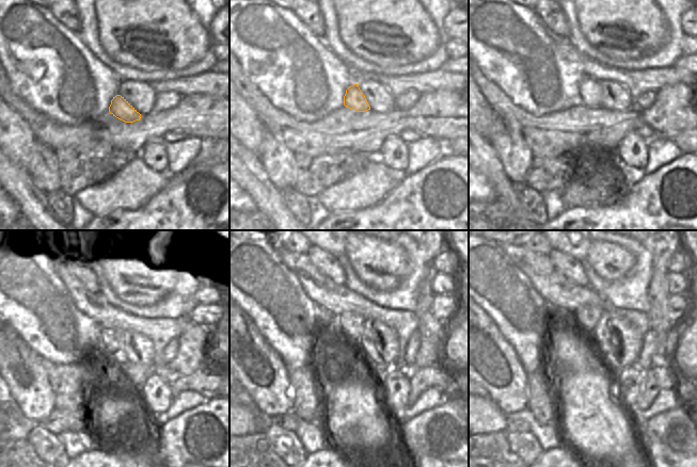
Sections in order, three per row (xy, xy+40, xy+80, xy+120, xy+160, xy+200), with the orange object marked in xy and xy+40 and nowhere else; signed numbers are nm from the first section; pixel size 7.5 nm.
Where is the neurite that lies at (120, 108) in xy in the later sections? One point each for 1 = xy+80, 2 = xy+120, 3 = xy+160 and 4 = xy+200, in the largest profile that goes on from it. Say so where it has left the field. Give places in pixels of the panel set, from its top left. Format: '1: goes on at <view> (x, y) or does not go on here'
1: goes on at xy+80 (590, 92)
2: goes on at xy+120 (112, 338)
3: goes on at xy+160 (349, 324)
4: goes on at xy+200 (586, 318)

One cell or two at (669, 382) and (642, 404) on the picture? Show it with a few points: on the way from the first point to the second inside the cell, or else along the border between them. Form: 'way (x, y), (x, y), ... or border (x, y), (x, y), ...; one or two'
way (662, 382), (647, 397); one

